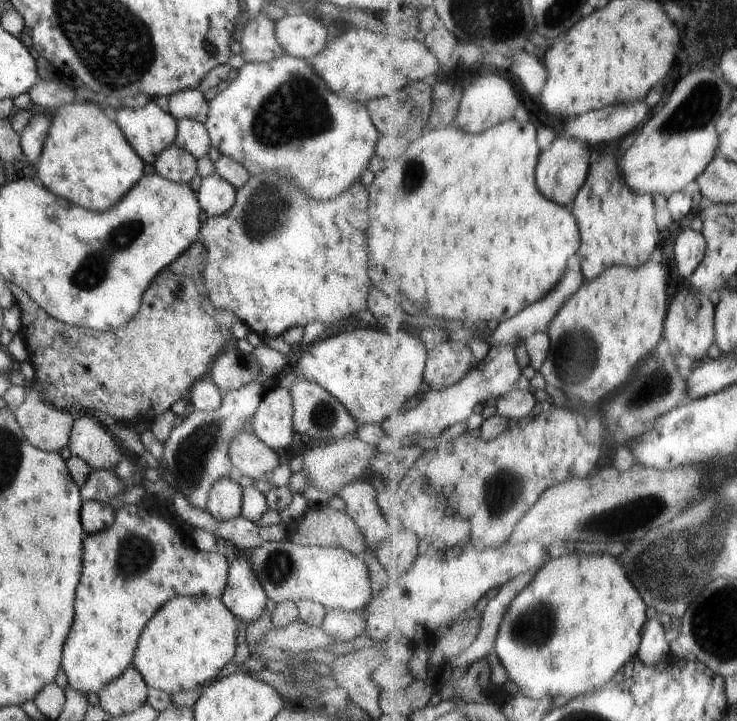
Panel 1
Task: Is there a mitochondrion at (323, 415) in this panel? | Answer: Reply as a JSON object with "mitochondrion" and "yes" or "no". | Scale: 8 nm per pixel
{"mitochondrion":"yes"}

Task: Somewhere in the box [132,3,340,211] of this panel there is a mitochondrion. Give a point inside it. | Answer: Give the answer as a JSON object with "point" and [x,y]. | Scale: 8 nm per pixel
{"point":[295,110]}

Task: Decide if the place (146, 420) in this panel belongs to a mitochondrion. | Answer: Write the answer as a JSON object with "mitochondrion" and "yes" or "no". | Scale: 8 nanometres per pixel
{"mitochondrion":"no"}

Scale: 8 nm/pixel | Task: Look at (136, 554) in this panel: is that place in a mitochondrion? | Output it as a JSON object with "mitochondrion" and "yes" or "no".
{"mitochondrion":"yes"}

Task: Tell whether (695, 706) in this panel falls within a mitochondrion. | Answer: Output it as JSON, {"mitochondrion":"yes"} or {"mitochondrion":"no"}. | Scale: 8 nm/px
{"mitochondrion":"no"}

